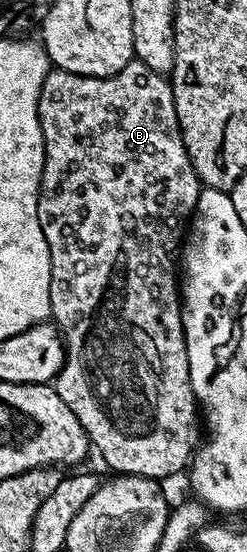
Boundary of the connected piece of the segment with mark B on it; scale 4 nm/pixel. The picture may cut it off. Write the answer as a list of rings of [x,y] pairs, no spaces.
[[[136,61],[129,63],[119,74],[106,79],[53,69],[43,81],[43,89],[39,93],[39,121],[45,142],[45,164],[37,216],[43,229],[43,237],[47,237],[47,249],[51,257],[51,319],[65,340],[65,363],[56,377],[55,390],[67,409],[71,409],[71,413],[79,417],[79,425],[83,425],[89,435],[92,450],[101,454],[102,461],[113,470],[110,472],[166,481],[165,479],[180,471],[182,474],[188,468],[203,435],[199,426],[197,398],[191,387],[191,373],[187,365],[187,345],[179,294],[179,248],[193,210],[196,209],[203,184],[183,145],[179,117],[175,113],[172,82],[166,76],[155,73],[155,69],[147,69],[147,65]]]

